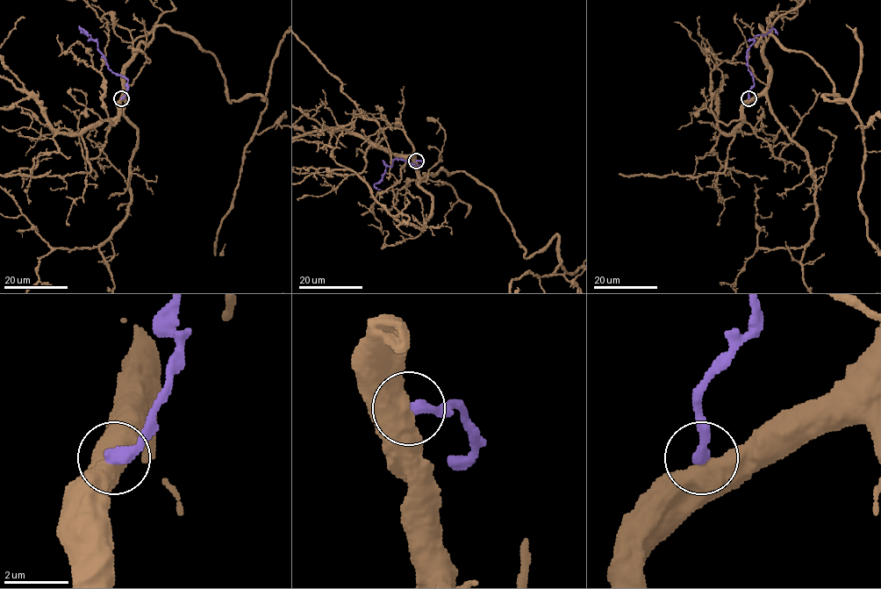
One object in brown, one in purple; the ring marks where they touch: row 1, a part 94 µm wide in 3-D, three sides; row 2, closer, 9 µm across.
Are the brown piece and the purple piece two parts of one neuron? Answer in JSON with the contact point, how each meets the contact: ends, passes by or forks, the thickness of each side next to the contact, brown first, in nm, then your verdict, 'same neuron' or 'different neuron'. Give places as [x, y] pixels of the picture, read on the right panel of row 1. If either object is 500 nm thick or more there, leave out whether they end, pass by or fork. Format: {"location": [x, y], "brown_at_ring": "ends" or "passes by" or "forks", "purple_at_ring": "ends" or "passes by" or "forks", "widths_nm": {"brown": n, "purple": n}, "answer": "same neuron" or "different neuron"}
{"location": [748, 98], "widths_nm": {"brown": 750, "purple": 400}, "answer": "different neuron"}

